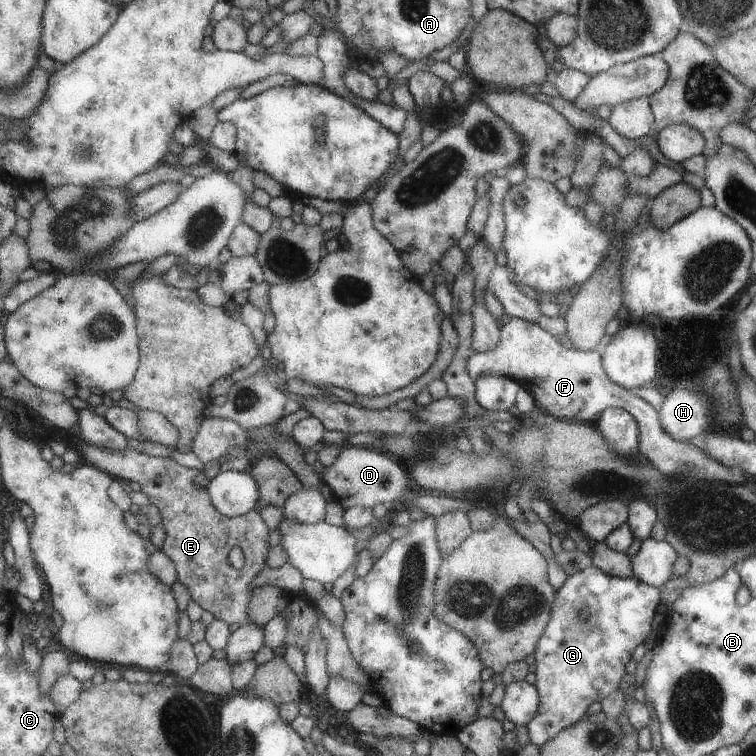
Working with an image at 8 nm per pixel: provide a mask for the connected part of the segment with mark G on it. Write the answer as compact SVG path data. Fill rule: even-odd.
M593 565L566 578L566 582L555 591L548 624L533 653L536 658L536 682L533 686L539 696L539 706L534 718L525 725L530 743L539 747L546 744L558 732L579 722L591 704L601 702L619 689L621 680L627 674L626 665L631 661L636 647L645 643L651 634L652 622L661 600L660 588L635 577L618 578L604 574Z

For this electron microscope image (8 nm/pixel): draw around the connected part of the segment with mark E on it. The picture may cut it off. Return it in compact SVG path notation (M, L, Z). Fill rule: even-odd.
M79 433L70 434L69 445L76 447L83 461L110 472L116 479L137 481L143 486L151 503L161 509L163 522L168 528L168 539L162 550L175 561L179 582L192 592L193 601L213 613L215 619L228 624L248 624L250 621L250 600L254 589L250 584L264 568L270 550L272 528L265 522L258 510L240 517L226 516L218 510L210 496L209 488L196 482L201 471L189 468L166 457L145 454L134 448L110 450L86 442ZM238 546L245 555L245 566L236 570L230 562L230 551Z

